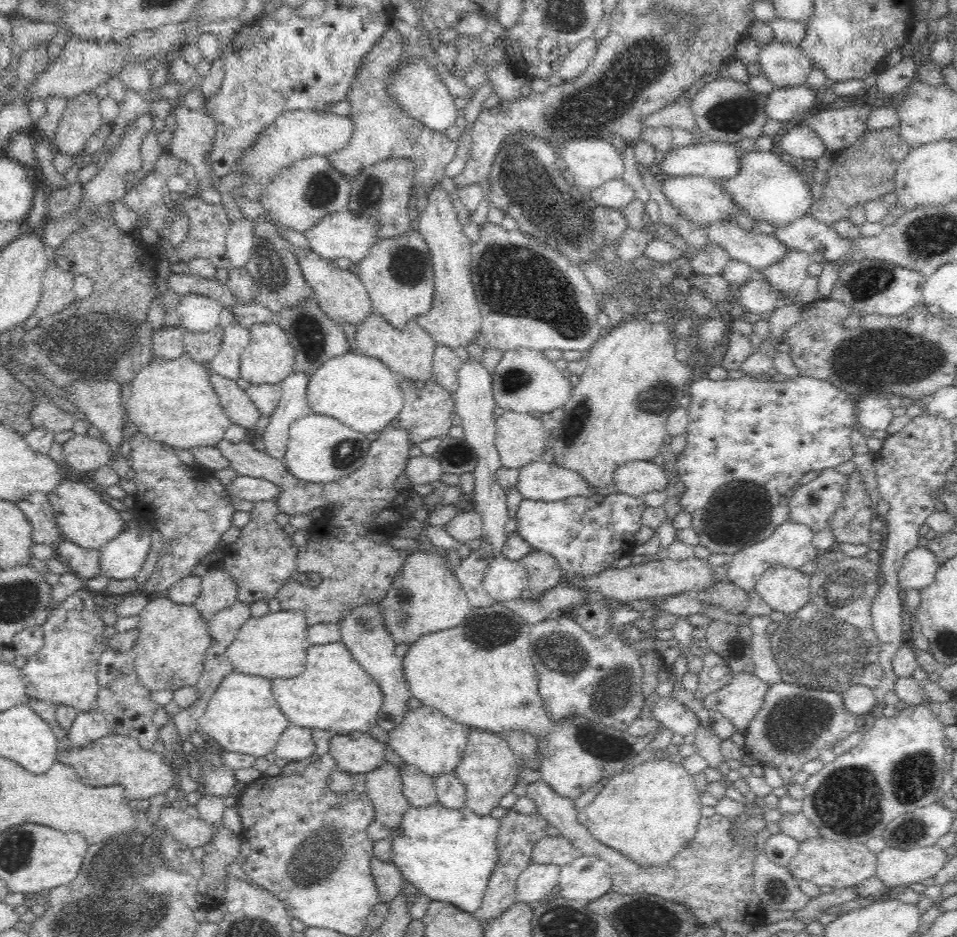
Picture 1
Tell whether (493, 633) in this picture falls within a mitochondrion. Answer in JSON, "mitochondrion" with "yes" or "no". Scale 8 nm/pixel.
{"mitochondrion":"yes"}

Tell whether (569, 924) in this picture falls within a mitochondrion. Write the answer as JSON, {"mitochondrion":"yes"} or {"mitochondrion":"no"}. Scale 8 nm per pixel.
{"mitochondrion":"yes"}

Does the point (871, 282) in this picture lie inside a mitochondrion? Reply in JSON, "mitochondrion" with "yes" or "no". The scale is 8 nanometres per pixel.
{"mitochondrion":"yes"}

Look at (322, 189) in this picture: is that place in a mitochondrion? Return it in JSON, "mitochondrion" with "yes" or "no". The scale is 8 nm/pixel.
{"mitochondrion":"yes"}

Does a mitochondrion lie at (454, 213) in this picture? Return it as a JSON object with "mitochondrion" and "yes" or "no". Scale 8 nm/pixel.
{"mitochondrion":"no"}

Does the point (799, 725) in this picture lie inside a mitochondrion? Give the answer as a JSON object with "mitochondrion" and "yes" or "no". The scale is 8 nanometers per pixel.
{"mitochondrion":"yes"}

